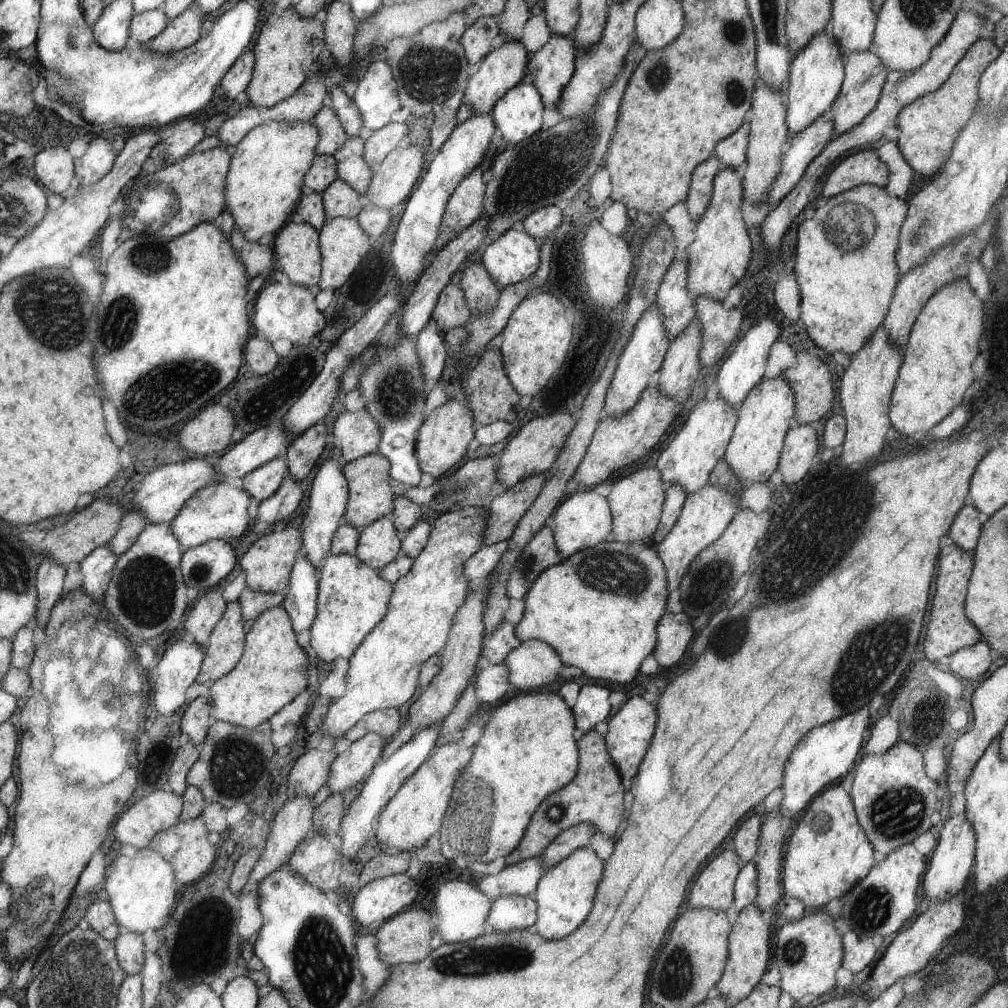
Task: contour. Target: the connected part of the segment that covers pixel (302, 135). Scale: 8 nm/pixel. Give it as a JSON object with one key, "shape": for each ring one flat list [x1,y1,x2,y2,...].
{"shape":[[274,121,253,128,235,145,232,155,231,172,227,174,226,197,235,224,243,230,244,236,251,241,260,240,264,234,278,234,286,225,290,212,299,204,302,182,311,169,318,154,319,127,312,121,284,122]]}

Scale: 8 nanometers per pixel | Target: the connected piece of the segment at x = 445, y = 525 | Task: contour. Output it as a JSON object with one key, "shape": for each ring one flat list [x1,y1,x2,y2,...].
{"shape":[[461,507,443,513,436,520,428,542,414,559,410,572,393,584,394,592,386,616,349,658,347,691,344,696,330,703,326,718,323,720,325,738,342,738,368,713,390,707,398,709,416,694,418,683,421,682,423,664,432,655,438,655,438,652,445,648,452,625,455,624,455,614,470,595,468,590,470,582,464,574,464,565,470,557,483,548,487,540,488,517,489,510,484,507]]}

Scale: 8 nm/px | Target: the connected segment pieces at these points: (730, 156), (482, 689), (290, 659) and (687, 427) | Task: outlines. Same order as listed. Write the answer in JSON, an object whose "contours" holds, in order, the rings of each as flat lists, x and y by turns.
{"contours":[[[748,119,730,137,716,145,716,155,726,167,737,169,744,160,747,160,747,146,750,144,750,128]],[[482,658,477,674,477,697,483,705,506,698,516,688,510,681,510,670,504,664,493,665]],[[272,607,256,618,248,630,246,652,230,673,209,688,210,698,200,695,181,715,181,730,200,746,213,720,226,721,247,729,256,728,275,716,308,686,308,658,296,642,291,615,284,607]],[[718,397,714,402,708,402,704,398,699,401,688,414,684,426,656,462,655,467,661,472,665,486,679,484,684,487,688,496,708,485,711,472,723,461,737,422,738,411,726,399]]]}

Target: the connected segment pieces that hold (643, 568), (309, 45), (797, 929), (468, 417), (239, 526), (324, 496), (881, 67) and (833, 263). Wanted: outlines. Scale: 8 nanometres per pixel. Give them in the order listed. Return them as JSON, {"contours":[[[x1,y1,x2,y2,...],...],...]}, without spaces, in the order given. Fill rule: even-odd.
{"contours":[[[612,540,581,550,540,573,524,598,525,610,521,621,514,627,514,634,521,642,530,639,547,642,555,647,565,665,576,666,590,680,604,684,630,684,638,676,642,660,650,654,664,669,676,666,694,638,693,619,684,612,664,614,669,591,666,588,666,574,666,566,659,554,650,546,638,544,638,541,619,543]],[[292,7,285,9,280,16,271,15,260,28,252,51,255,54,255,68,251,84,246,90,249,103,255,107,273,107,298,92,307,81,310,68,320,58,325,32,317,16,305,19]],[[826,912,803,916,801,920,792,920,776,932,776,964,781,974,780,988,792,995,795,1001,806,994,822,996,834,986,834,974,842,964,845,950,843,938,832,924,832,916]],[[451,399,446,404,427,413,427,418,419,428,415,453,419,457,419,466,435,479,443,477,450,468,462,463,468,452,468,442,474,438,474,420,466,405]],[[225,481,214,482,192,496,175,520,170,521,168,525,182,543,184,551,214,539,229,541,232,538,240,538,246,532,250,524,248,506,250,495,246,491,233,488]],[[332,456,320,466,318,473,312,482,310,498,308,498,308,513,301,524,301,534,303,539,306,558,320,570,331,552,331,542,334,540,339,526,346,521,347,502,350,500,350,486,344,474,342,463]],[[870,50,852,51,844,58,846,61,846,80,843,82,839,96,836,97,828,114,820,116,818,120,811,122,811,125,808,125,803,132,796,133,792,137,787,153,784,154,783,168,780,169,779,177,773,182,765,204,775,206,782,197,785,197,796,186,797,182,802,180,808,165,819,156,822,150,827,148,828,144,835,140,838,134,841,135,854,129,878,104,880,92,882,92,890,69,880,60,879,55]],[[865,150,846,156,826,176,826,182,824,182,821,195,829,198,827,204,824,204,823,207,818,206,814,216,798,226,793,271,801,292,801,319,814,344,825,352,830,352,831,354,833,352,846,352,850,356,858,353,871,340,875,330,882,326,894,297,895,289,898,288,900,279,898,268,899,238,903,222,906,220,906,212,909,212,909,208,906,206,906,201,888,194,888,191,885,189,888,173,888,167,881,161,876,150]]]}

